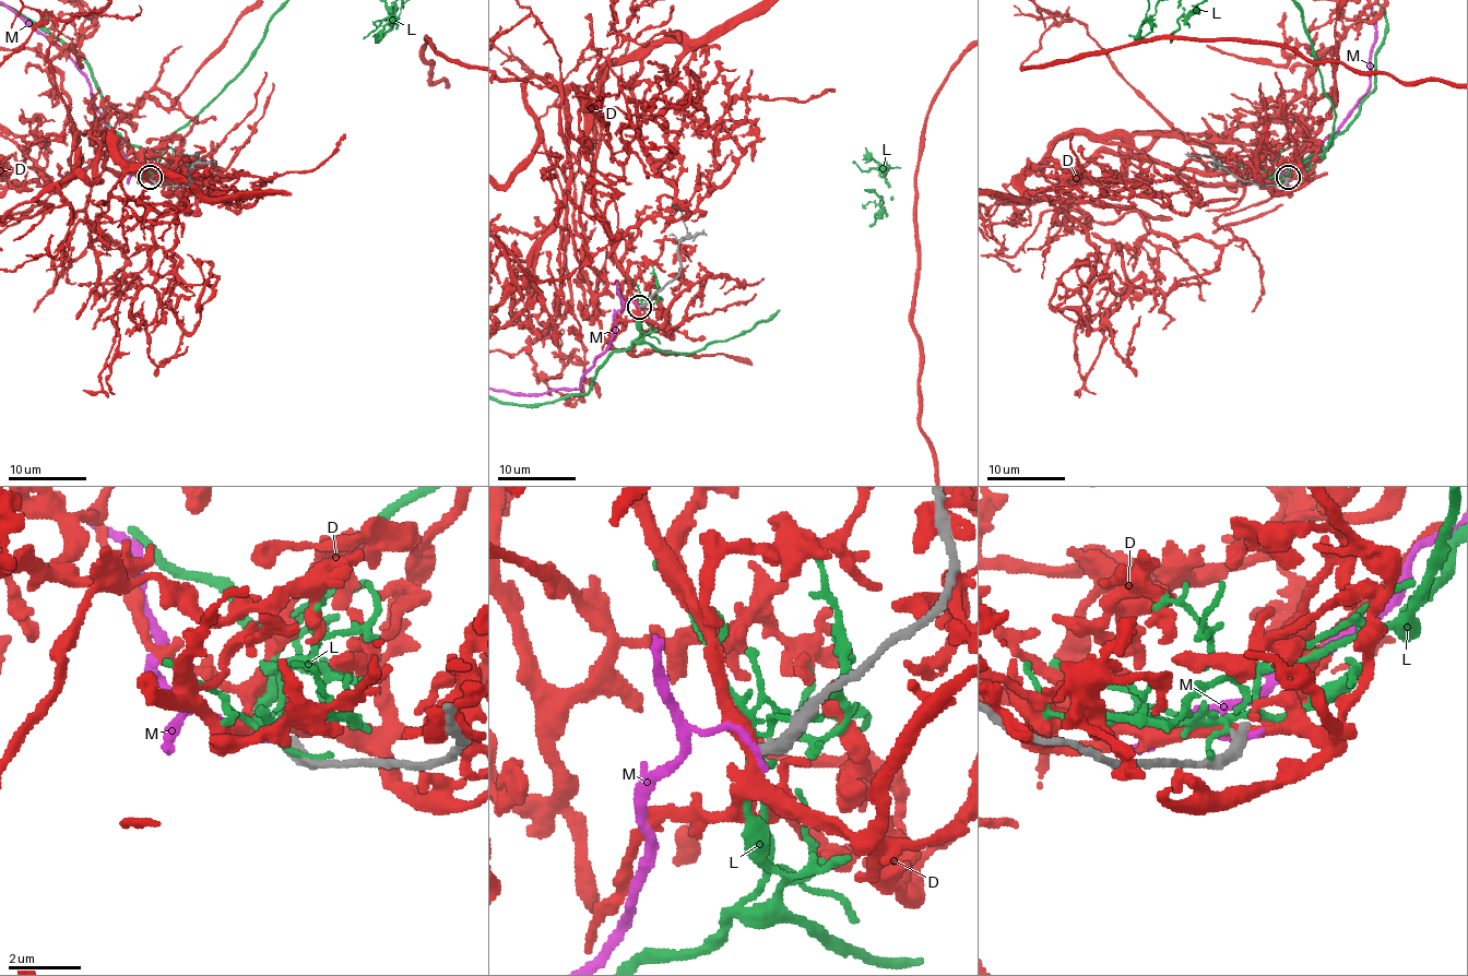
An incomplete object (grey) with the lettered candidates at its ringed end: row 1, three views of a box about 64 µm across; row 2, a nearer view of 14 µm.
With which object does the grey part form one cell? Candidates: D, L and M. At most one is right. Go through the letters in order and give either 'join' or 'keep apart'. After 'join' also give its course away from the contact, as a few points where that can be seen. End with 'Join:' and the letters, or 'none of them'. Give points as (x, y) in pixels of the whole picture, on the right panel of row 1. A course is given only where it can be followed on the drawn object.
D: keep apart
L: keep apart
M: keep apart
Join: none of them

